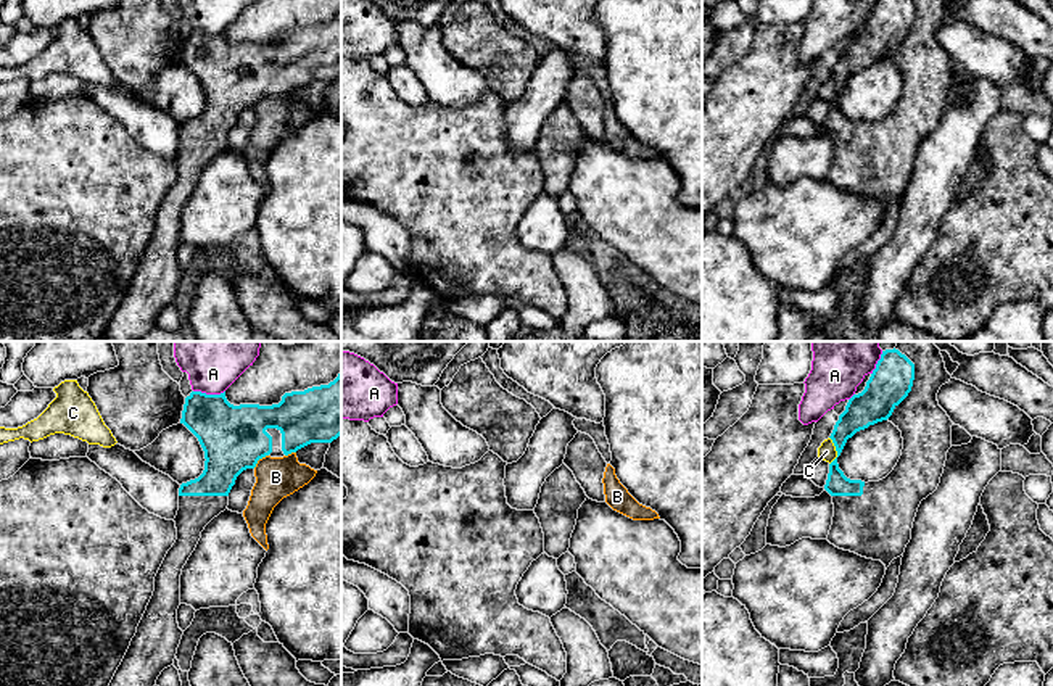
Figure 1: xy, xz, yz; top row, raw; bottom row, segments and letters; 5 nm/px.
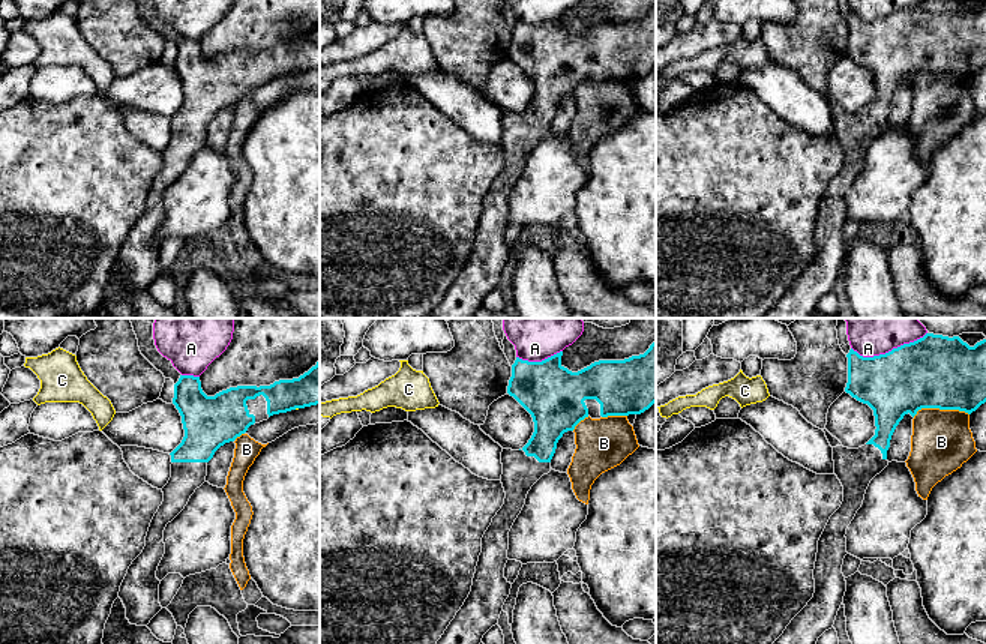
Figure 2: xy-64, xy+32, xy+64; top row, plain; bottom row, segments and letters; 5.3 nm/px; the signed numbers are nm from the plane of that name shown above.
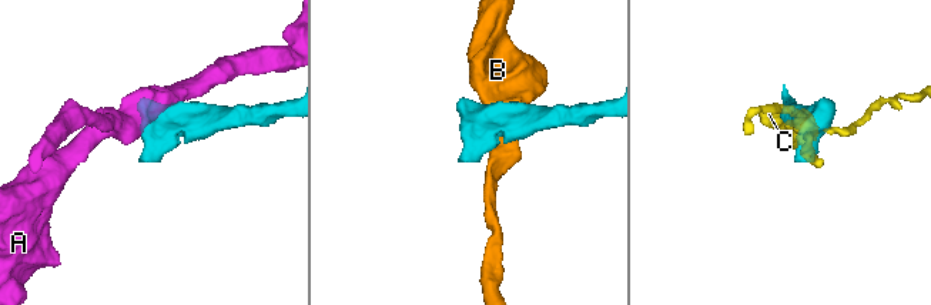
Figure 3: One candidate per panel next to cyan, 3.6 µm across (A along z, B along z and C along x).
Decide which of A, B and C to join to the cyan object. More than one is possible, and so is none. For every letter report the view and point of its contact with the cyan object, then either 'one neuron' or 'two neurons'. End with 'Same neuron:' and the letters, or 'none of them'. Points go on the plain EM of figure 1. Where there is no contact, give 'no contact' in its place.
A: xy (210, 34) | two neurons
B: xy (260, 97) | two neurons
C: yz (836, 89) | two neurons
Same neuron: none of them

